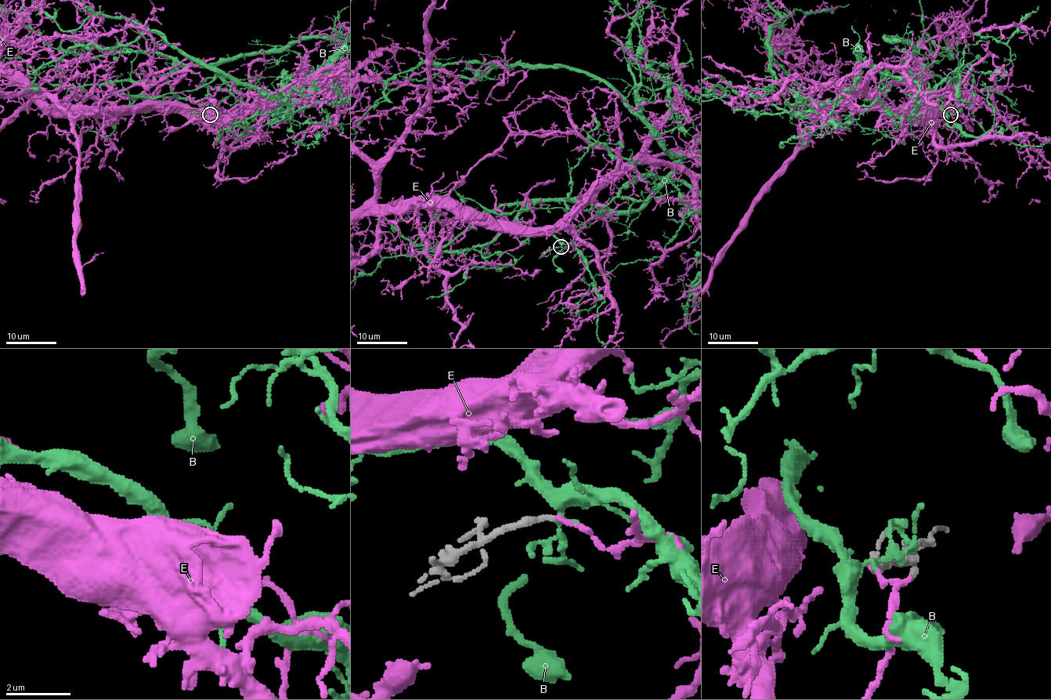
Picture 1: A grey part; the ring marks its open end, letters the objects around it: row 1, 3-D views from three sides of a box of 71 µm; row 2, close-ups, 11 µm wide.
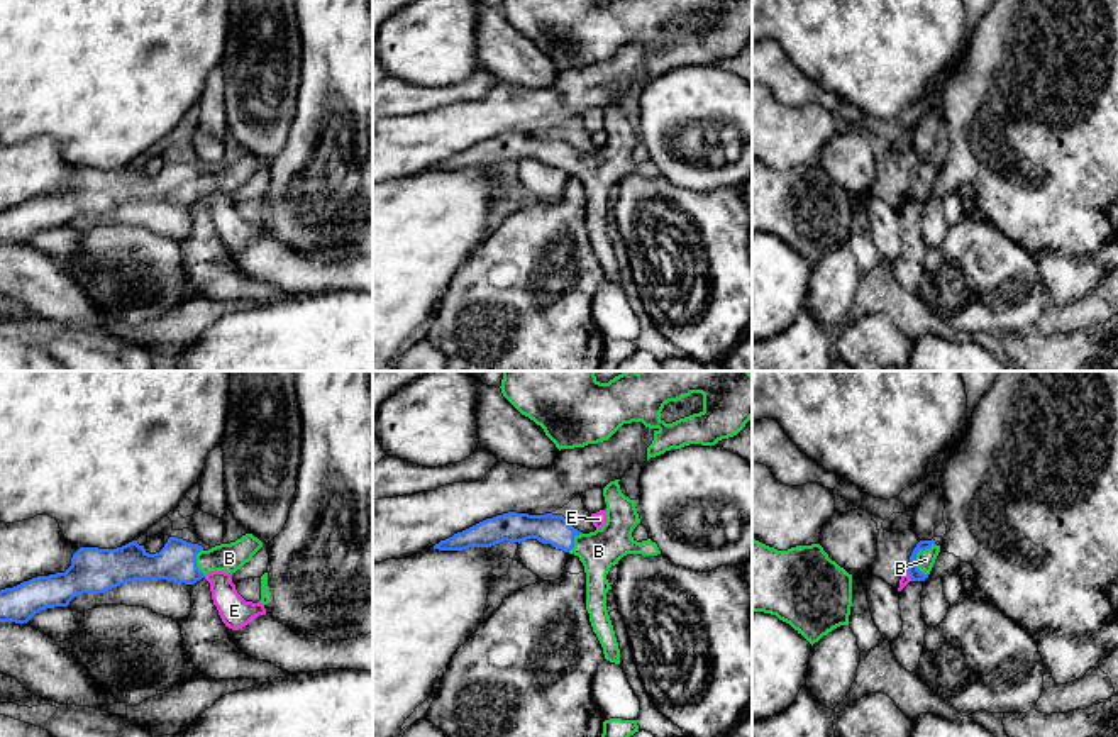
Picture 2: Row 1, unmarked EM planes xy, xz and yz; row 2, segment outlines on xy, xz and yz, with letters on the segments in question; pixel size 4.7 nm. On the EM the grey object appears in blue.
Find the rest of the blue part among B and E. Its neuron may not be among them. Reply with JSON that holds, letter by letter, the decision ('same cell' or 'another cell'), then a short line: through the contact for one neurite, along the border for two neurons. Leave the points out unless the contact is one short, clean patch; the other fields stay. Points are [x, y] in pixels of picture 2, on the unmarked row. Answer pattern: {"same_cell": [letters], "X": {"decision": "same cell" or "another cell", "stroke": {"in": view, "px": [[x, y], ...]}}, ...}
{"same_cell": ["B"], "B": {"decision": "same cell", "stroke": {"in": "yz", "px": [[913, 192], [915, 177], [925, 180]]}}, "E": {"decision": "another cell", "stroke": {"in": "yz", "px": [[907, 190], [912, 200]]}}}

